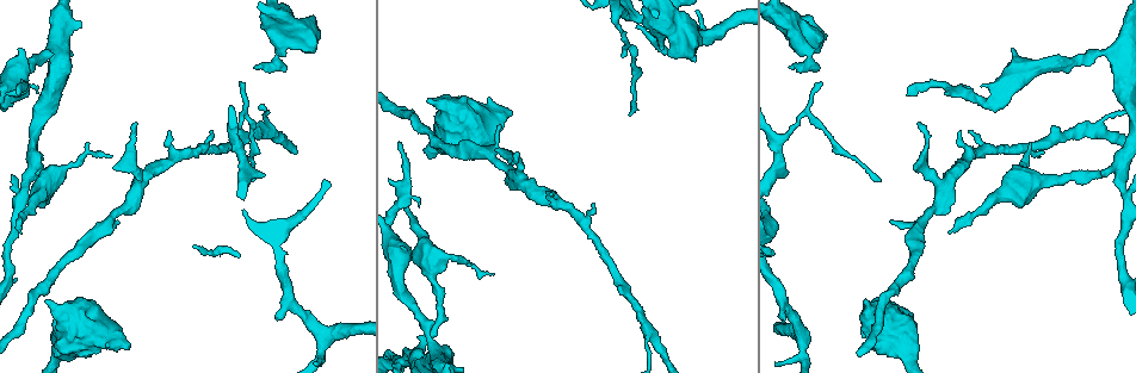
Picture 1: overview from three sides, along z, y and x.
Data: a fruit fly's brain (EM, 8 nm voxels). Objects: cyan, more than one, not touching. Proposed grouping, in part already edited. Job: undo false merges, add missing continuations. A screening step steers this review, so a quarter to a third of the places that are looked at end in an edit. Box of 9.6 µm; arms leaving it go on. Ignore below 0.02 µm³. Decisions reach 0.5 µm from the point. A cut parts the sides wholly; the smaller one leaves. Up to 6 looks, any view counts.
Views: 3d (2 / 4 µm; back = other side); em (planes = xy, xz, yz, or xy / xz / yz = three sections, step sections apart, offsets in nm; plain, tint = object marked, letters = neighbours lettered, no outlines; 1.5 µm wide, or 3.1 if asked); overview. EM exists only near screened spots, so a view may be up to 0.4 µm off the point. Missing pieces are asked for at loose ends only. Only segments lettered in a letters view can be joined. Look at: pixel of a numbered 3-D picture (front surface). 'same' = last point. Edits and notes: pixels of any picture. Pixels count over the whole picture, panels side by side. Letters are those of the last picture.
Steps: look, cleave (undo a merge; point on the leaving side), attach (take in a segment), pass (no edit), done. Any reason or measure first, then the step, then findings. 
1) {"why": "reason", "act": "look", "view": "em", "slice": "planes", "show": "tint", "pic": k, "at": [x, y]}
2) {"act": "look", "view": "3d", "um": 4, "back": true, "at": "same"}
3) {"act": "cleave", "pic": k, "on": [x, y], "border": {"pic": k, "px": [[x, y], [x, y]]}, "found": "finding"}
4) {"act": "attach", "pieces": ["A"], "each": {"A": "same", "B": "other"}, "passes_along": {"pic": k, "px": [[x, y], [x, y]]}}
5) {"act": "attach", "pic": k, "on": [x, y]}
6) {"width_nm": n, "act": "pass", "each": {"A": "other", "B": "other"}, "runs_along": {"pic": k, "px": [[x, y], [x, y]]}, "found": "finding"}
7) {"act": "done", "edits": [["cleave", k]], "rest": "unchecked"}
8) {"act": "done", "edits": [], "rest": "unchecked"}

{"act": "look", "view": "3d", "um": 4, "back": true, "pic": 1, "at": [255, 68]}

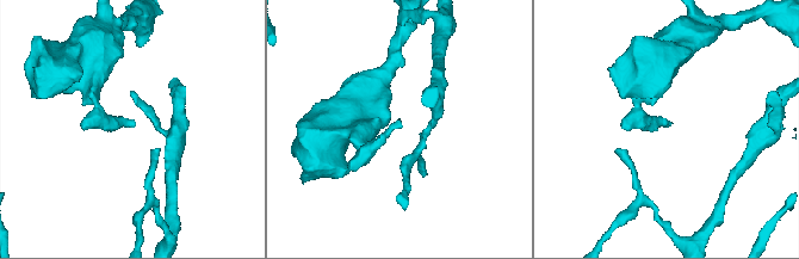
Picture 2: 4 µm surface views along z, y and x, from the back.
{"why": "need the tissue", "act": "look", "view": "em", "slice": "planes", "show": "letters", "pic": 2, "at": [135, 125]}

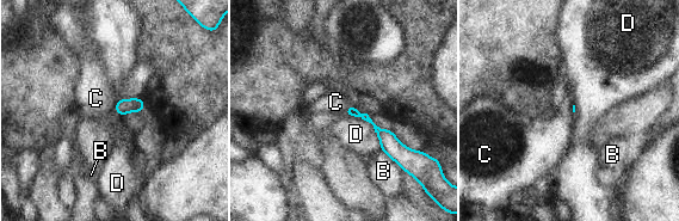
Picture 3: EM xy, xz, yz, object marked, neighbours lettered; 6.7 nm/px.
{"act": "pass", "each": {"B": "other", "C": "other", "D": "other"}, "found": "none of them fits"}

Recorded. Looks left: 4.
{"why": "calibre changes", "act": "look", "view": "em", "slice": "yz", "step": 4, "show": "tint", "pic": 1, "at": [432, 272]}

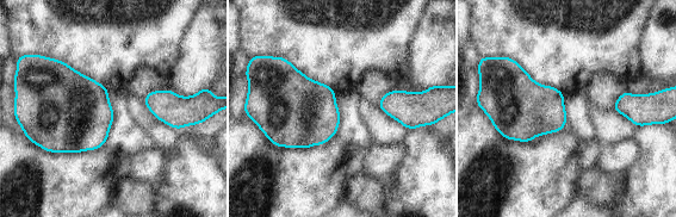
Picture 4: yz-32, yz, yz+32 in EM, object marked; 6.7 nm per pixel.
{"why": "cut it another way", "act": "look", "view": "em", "slice": "planes", "show": "letters", "at": "same"}

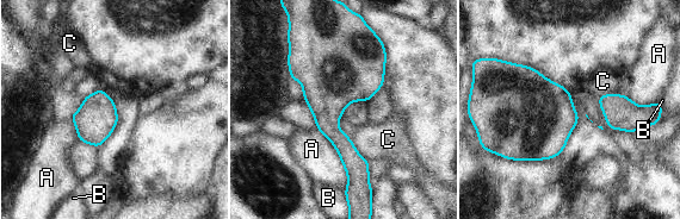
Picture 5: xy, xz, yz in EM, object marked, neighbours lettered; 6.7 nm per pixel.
{"width_nm": 280, "act": "pass", "each": {"A": "other", "B": "other", "C": "other"}, "border": {"pic": 5, "px": [[316, 129], [335, 149], [348, 180]]}, "found": "continuous, no second neuron"}

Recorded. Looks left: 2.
{"act": "done", "edits": [], "rest": "unchecked"}

